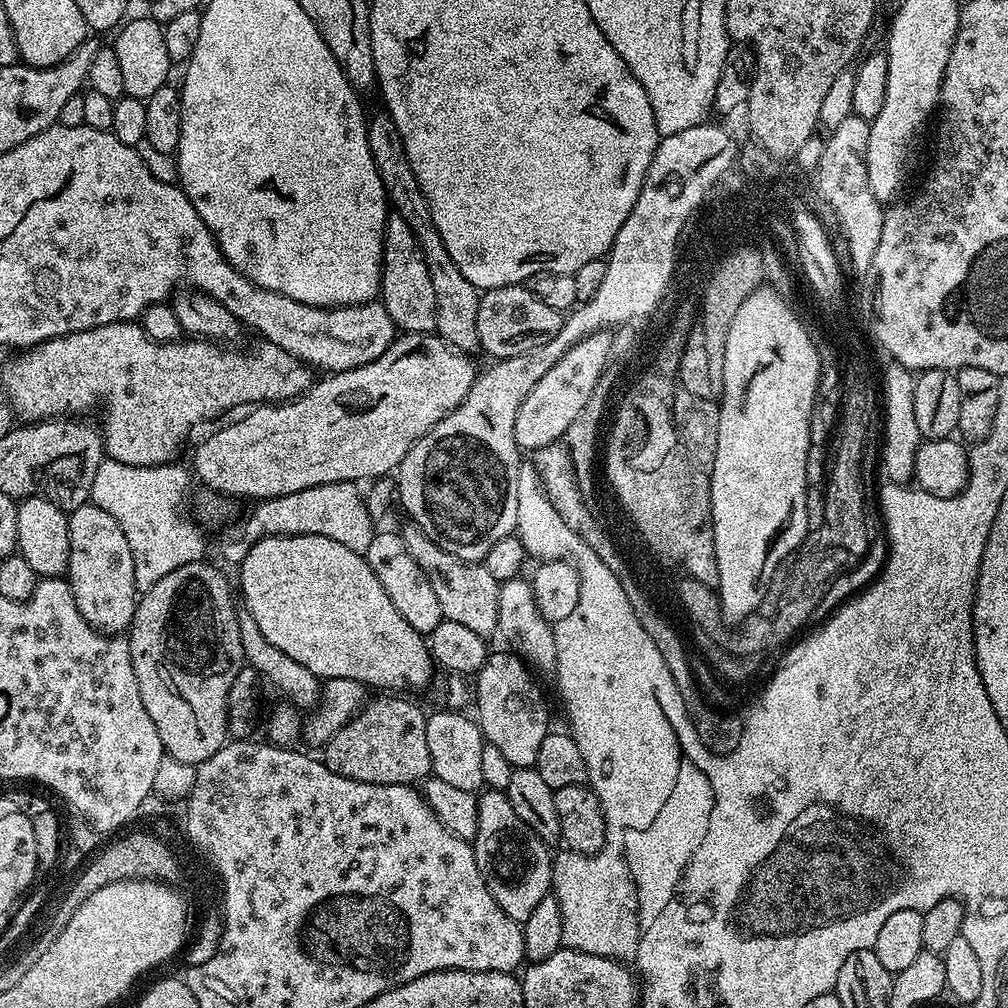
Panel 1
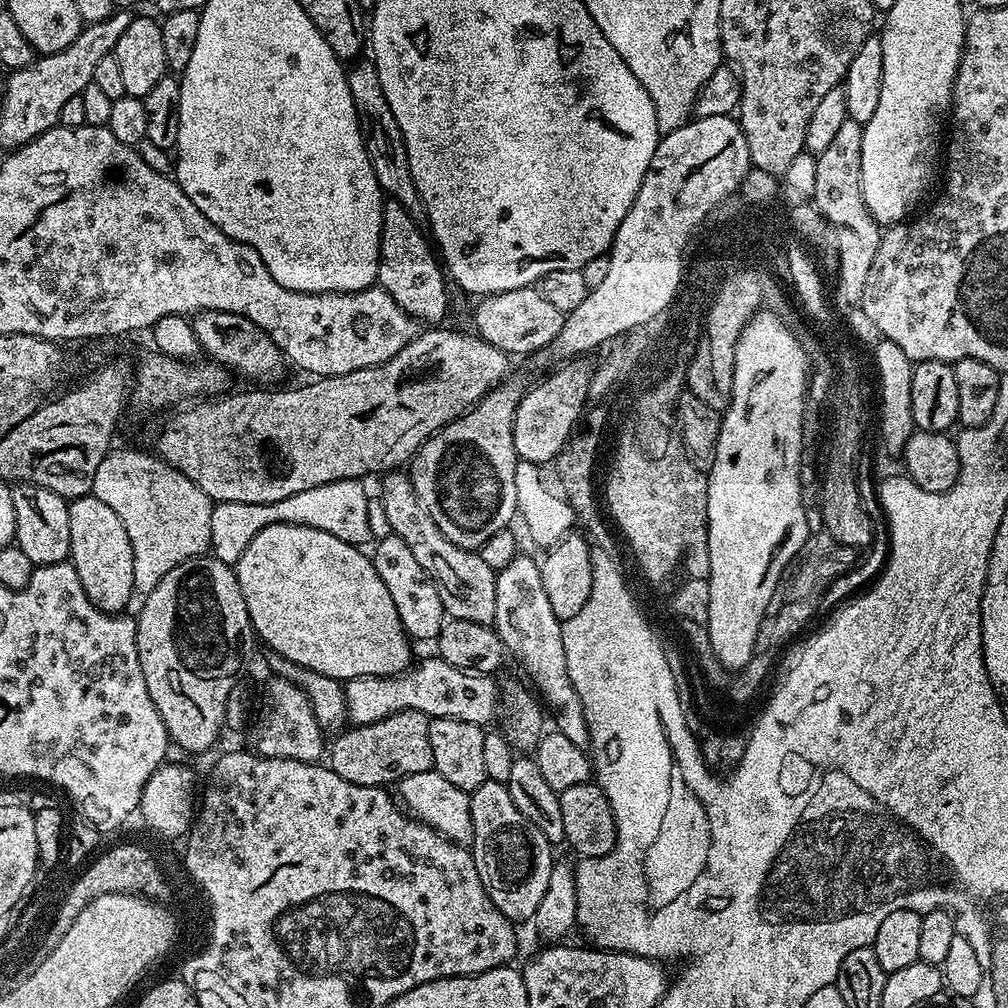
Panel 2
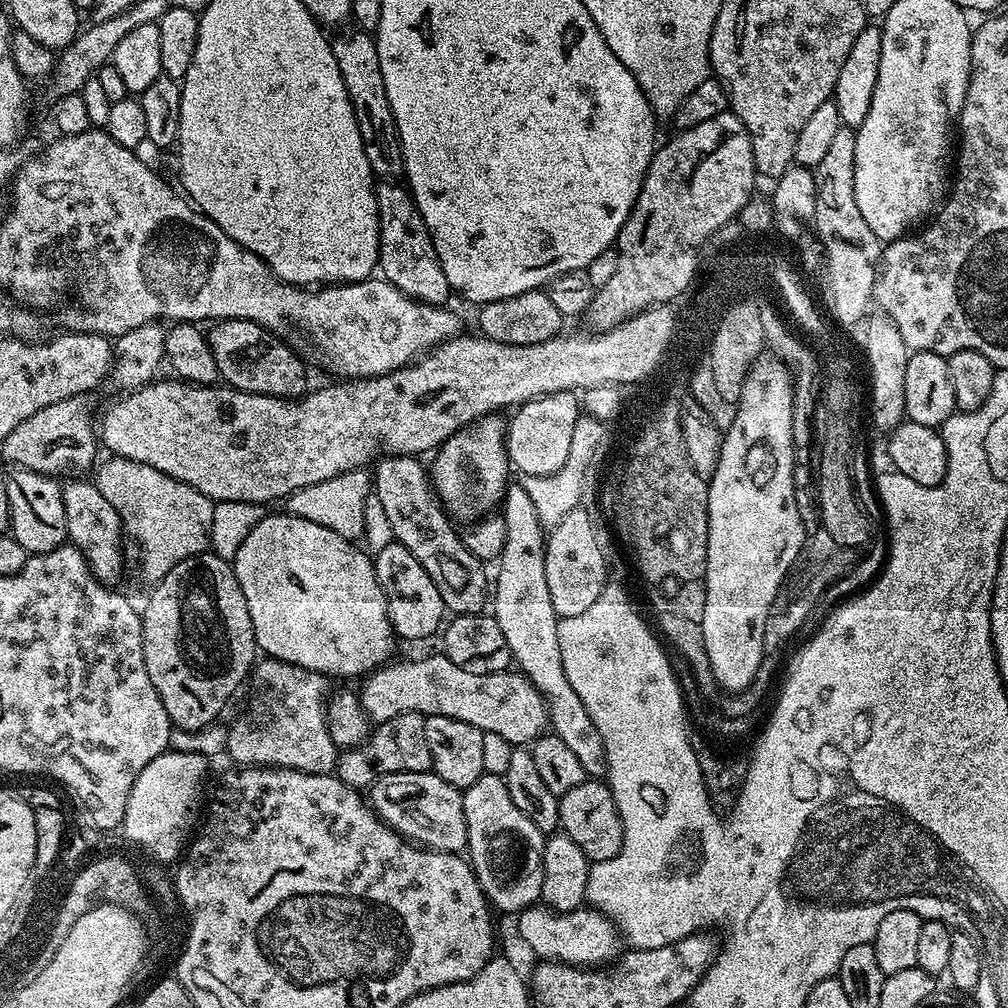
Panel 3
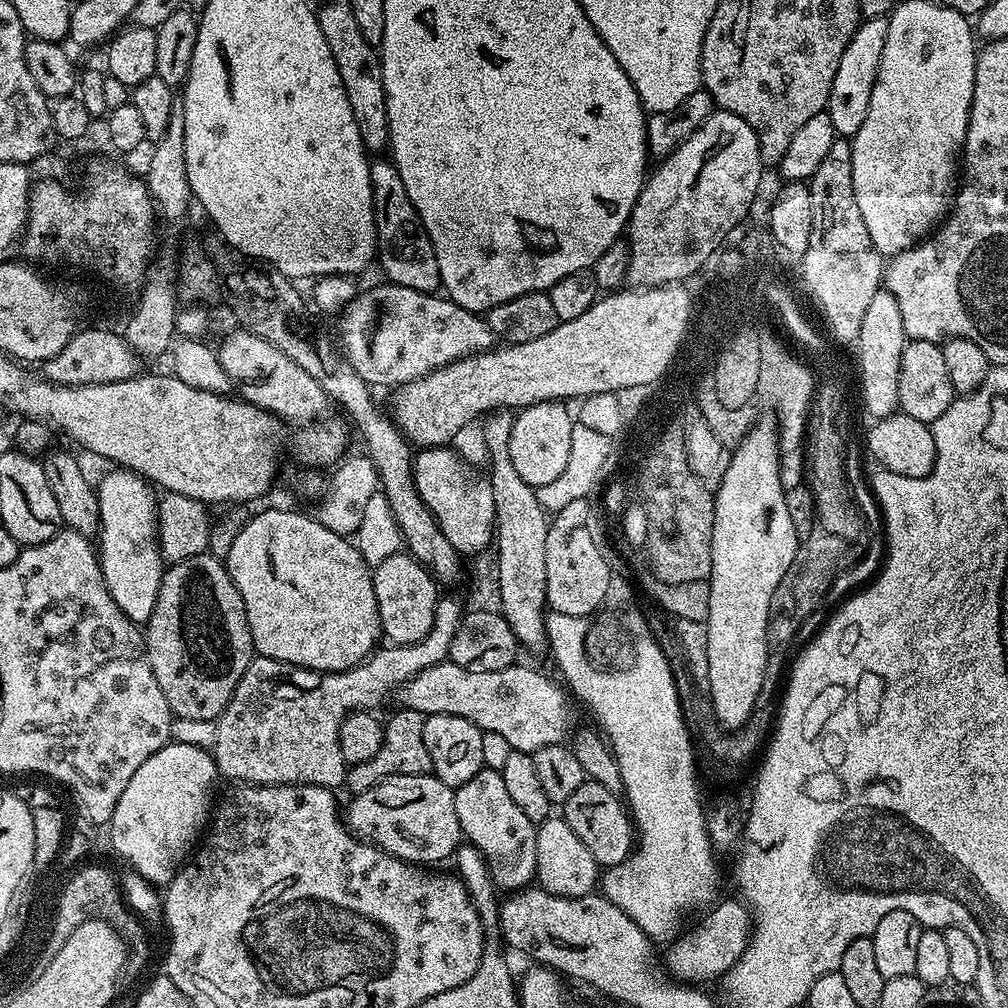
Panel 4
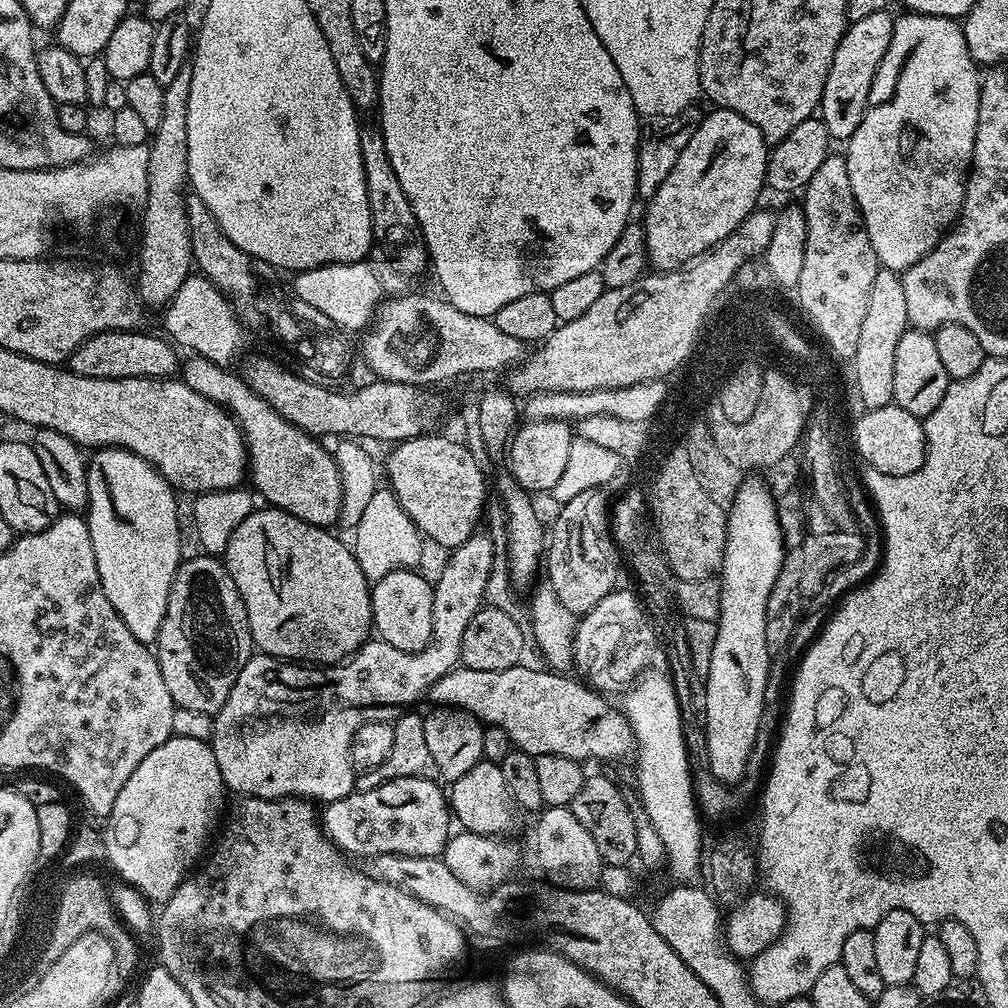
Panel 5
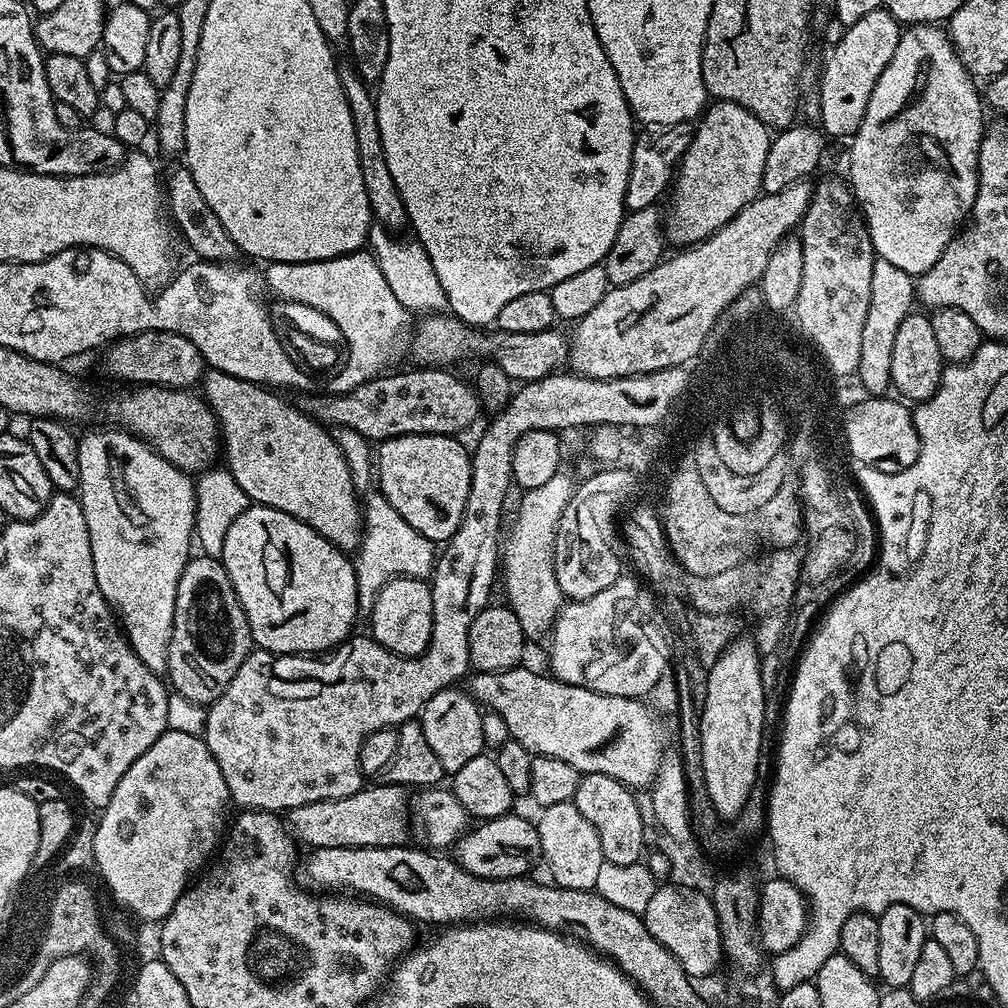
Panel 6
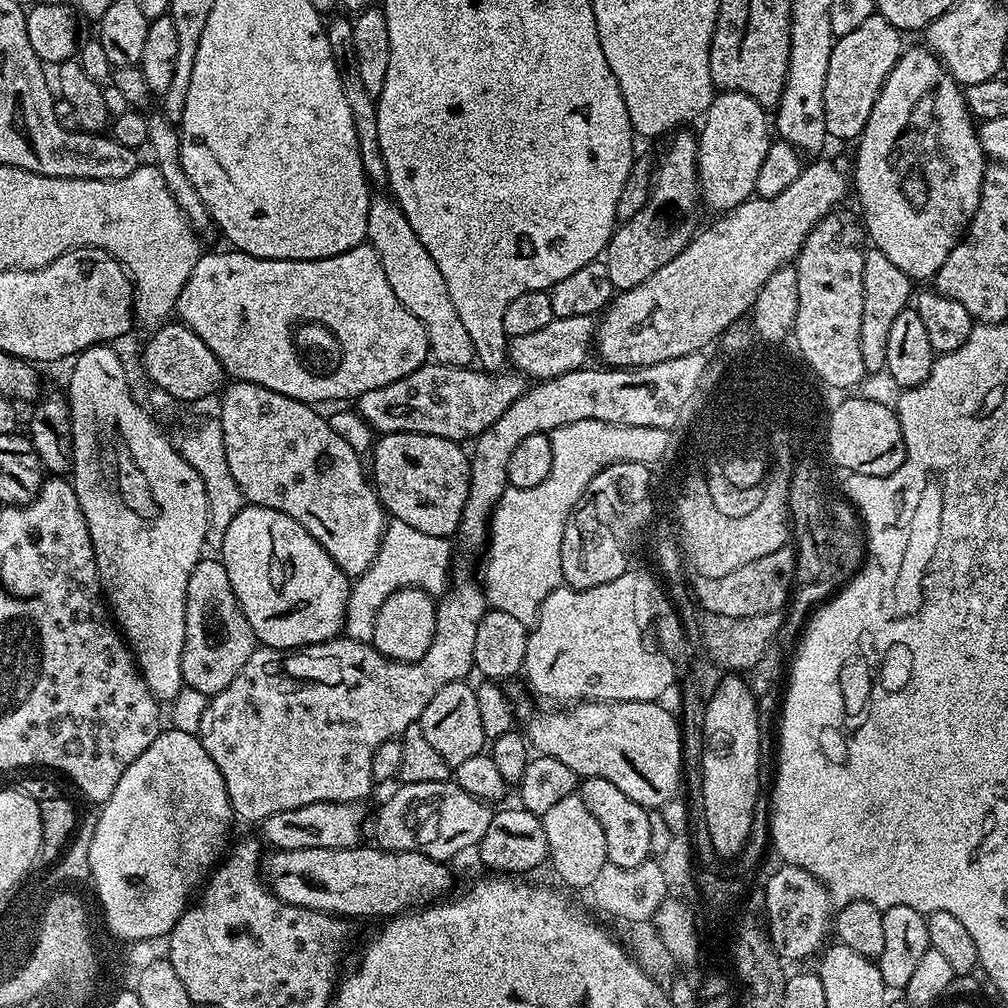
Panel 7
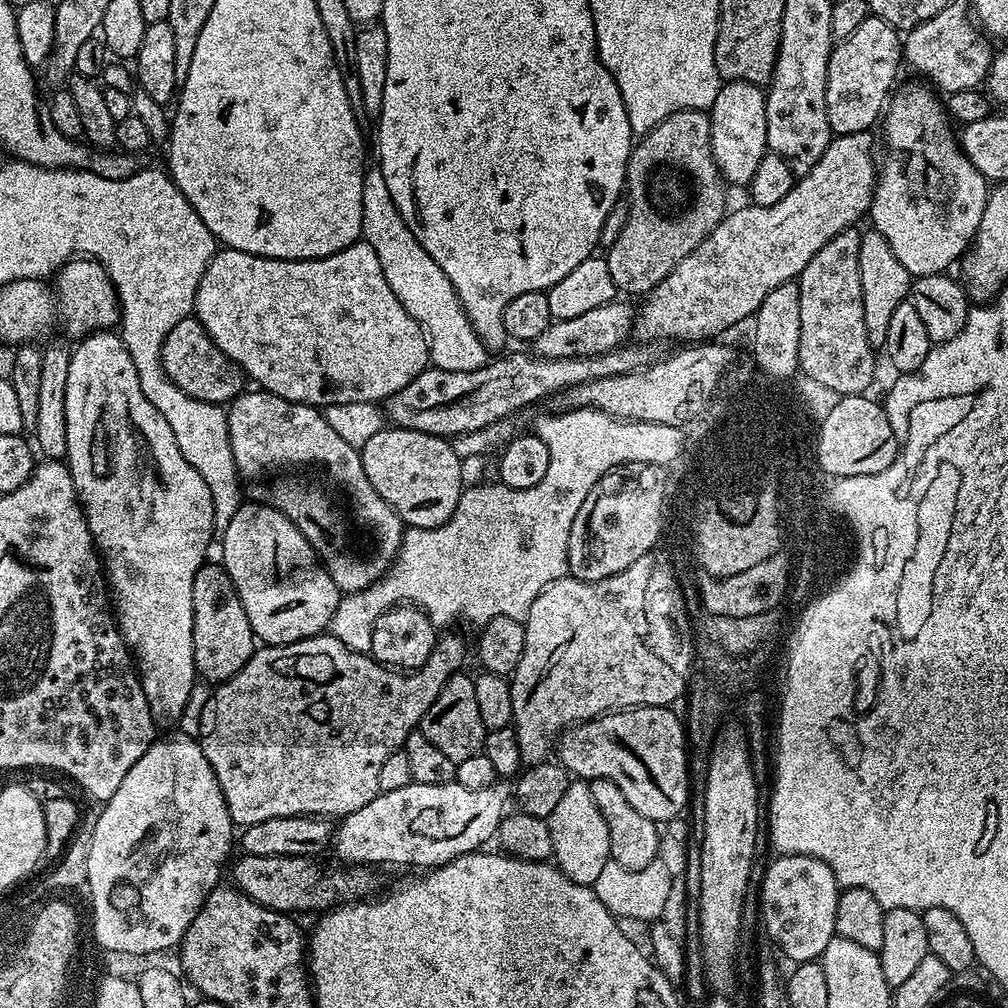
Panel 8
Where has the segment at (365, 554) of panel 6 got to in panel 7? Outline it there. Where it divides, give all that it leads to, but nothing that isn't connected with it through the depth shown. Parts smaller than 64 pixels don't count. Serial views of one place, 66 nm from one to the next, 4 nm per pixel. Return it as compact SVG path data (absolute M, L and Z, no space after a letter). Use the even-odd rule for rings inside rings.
M389 519L374 562L351 581L343 635L349 640L371 641L374 618L382 602L399 588L421 588L433 598L439 597L450 584L448 571L452 568L452 542L449 537L422 534L422 530L406 526L406 522Z

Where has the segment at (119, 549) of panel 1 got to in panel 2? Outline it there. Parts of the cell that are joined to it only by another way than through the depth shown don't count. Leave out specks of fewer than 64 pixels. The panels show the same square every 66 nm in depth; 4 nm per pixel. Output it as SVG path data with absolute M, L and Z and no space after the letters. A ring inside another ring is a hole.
M89 494L75 497L68 505L70 514L70 563L82 582L82 590L103 612L120 614L134 596L134 554L123 521L109 506Z

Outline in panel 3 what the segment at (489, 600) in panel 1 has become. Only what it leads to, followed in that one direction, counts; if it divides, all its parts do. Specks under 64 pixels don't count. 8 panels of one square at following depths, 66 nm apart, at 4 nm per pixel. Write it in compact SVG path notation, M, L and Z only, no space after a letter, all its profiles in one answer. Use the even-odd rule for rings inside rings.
M391 454L382 456L372 470L373 495L376 495L382 505L382 510L386 513L386 518L389 519L393 539L406 546L410 554L418 558L418 562L425 567L427 574L438 587L439 594L442 595L445 609L453 615L481 612L488 604L490 584L489 577L488 580L486 578L485 565L464 544L459 531L454 530L455 525L434 497L425 465L423 468L420 462L417 457L413 456Z

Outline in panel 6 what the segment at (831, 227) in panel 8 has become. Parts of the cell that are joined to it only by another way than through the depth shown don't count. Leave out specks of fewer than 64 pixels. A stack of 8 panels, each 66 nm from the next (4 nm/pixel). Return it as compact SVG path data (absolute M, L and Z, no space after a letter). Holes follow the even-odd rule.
M801 182L786 186L786 190L781 192L761 194L702 243L677 251L680 252L677 256L661 259L650 274L642 274L642 278L634 282L609 287L606 298L602 298L602 302L598 302L598 306L594 306L594 310L575 325L576 337L573 335L570 340L570 364L576 367L573 368L575 375L613 380L678 368L695 360L719 316L743 292L761 283L761 276L775 247L804 219L813 191L811 183Z

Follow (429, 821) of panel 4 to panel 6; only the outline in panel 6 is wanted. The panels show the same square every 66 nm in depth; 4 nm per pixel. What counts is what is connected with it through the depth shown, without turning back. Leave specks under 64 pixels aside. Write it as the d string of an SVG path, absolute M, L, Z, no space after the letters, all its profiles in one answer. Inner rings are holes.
M387 782L376 784L373 788L365 786L346 798L319 800L290 808L286 813L288 831L297 841L305 840L309 849L404 846L409 843L408 820L410 824L409 789Z

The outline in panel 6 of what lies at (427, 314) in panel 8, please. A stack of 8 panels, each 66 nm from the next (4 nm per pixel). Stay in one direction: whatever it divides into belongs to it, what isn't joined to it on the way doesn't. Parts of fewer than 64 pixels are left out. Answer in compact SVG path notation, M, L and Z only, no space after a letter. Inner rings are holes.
M379 222L373 223L368 232L367 247L375 256L378 270L382 270L394 298L398 298L398 302L402 302L402 306L413 314L443 313L448 306L446 294L442 290L442 282L438 282L438 274L434 274L434 266L426 250L415 238L399 240L400 238Z

